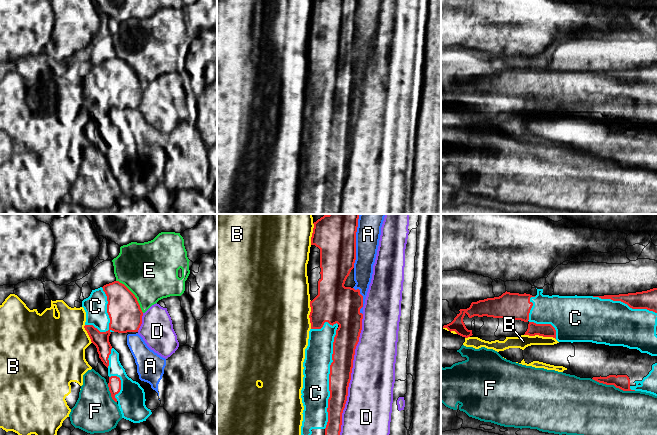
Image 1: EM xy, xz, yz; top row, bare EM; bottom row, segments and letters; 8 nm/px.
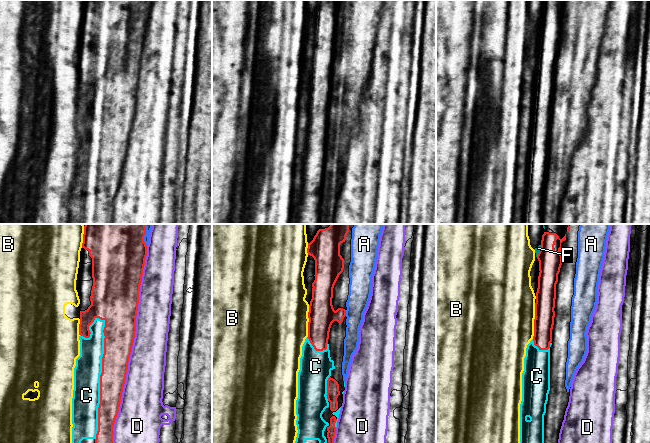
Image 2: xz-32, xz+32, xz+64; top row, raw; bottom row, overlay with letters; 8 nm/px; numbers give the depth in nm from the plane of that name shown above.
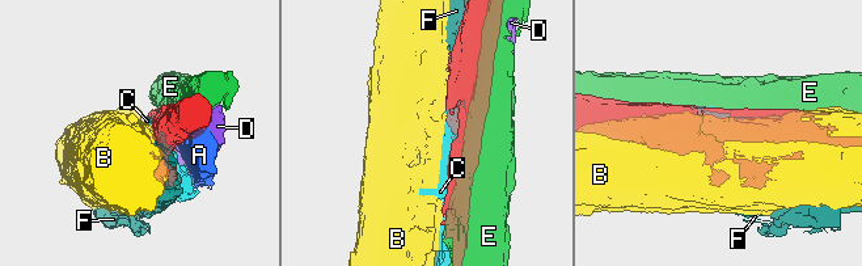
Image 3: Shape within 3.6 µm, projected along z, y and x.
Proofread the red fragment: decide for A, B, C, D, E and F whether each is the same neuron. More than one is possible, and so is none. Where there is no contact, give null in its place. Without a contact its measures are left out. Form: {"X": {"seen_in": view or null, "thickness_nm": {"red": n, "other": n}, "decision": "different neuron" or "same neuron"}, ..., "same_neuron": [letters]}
{"A": {"seen_in": "xz", "thickness_nm": {"red": 300, "other": 190}, "decision": "different neuron"}, "B": {"seen_in": "yz", "thickness_nm": {"red": 110, "other": 110}, "decision": "different neuron"}, "C": {"seen_in": "xz", "thickness_nm": {"red": 180, "other": 220}, "decision": "different neuron"}, "D": {"seen_in": "xz", "thickness_nm": {"red": 180, "other": 360}, "decision": "different neuron"}, "E": {"seen_in": "xy", "thickness_nm": {"red": 260, "other": 460}, "decision": "different neuron"}, "F": {"seen_in": "yz", "thickness_nm": {"red": 120, "other": 460}, "decision": "different neuron"}, "same_neuron": []}

